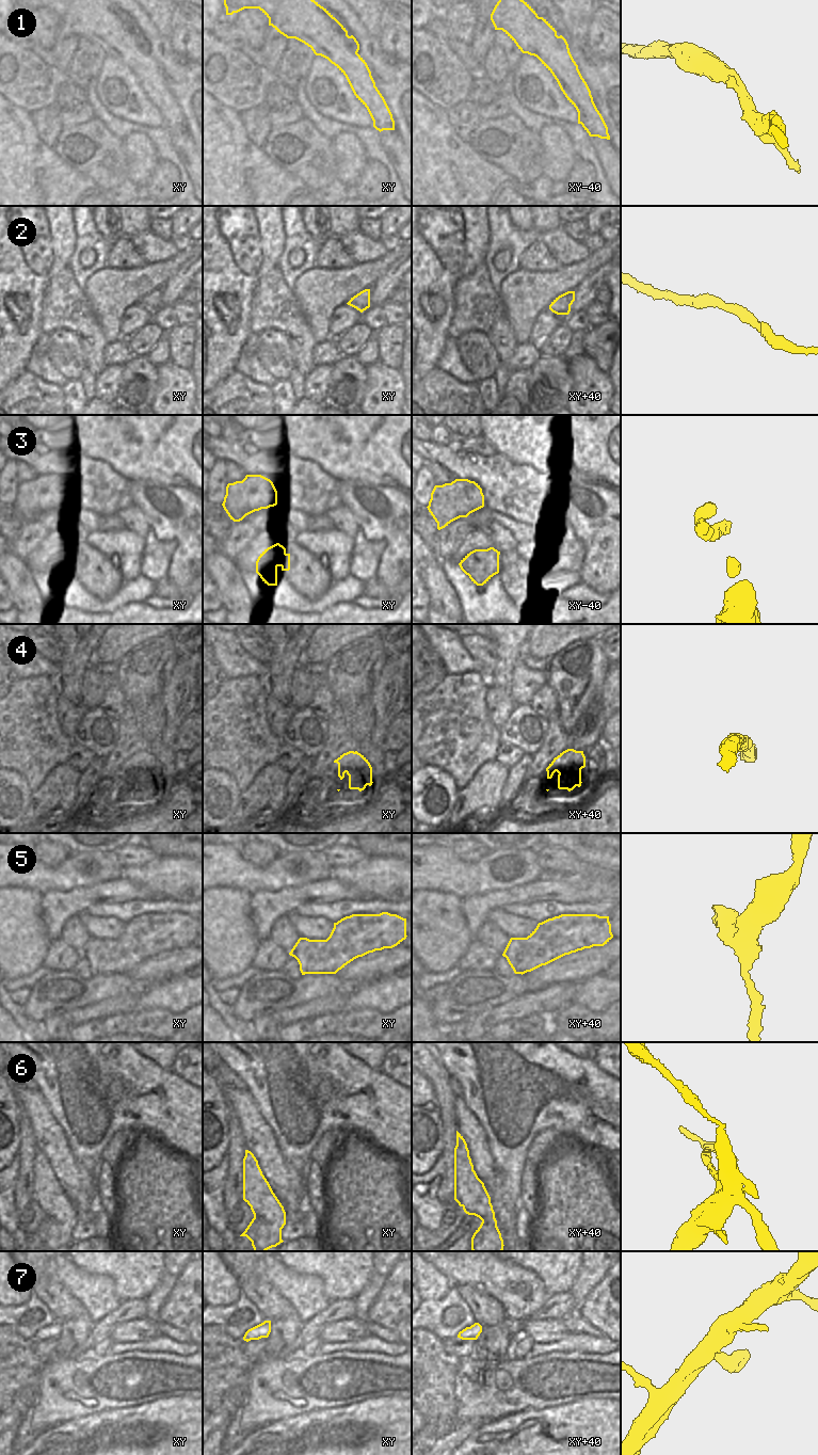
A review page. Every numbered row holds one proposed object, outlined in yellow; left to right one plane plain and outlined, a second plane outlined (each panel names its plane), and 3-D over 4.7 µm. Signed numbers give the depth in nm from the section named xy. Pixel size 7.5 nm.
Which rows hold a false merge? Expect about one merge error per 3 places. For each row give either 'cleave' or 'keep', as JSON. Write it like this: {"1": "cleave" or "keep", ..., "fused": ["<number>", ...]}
{"1": "keep", "2": "keep", "3": "keep", "4": "keep", "5": "keep", "6": "cleave", "7": "keep", "fused": ["6"]}

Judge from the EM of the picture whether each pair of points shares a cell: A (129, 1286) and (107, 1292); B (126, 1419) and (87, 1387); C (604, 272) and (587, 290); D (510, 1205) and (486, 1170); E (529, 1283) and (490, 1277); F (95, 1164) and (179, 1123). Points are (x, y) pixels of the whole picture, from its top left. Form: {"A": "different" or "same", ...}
{"A": "different", "B": "different", "C": "same", "D": "different", "E": "same", "F": "same"}

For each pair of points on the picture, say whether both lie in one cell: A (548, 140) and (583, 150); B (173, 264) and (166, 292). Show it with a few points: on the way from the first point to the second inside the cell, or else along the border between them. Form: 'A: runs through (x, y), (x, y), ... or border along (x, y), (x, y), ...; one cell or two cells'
A: border along (560, 126), (571, 140), (575, 156), (578, 159); two cells
B: border along (188, 258), (160, 288); two cells

